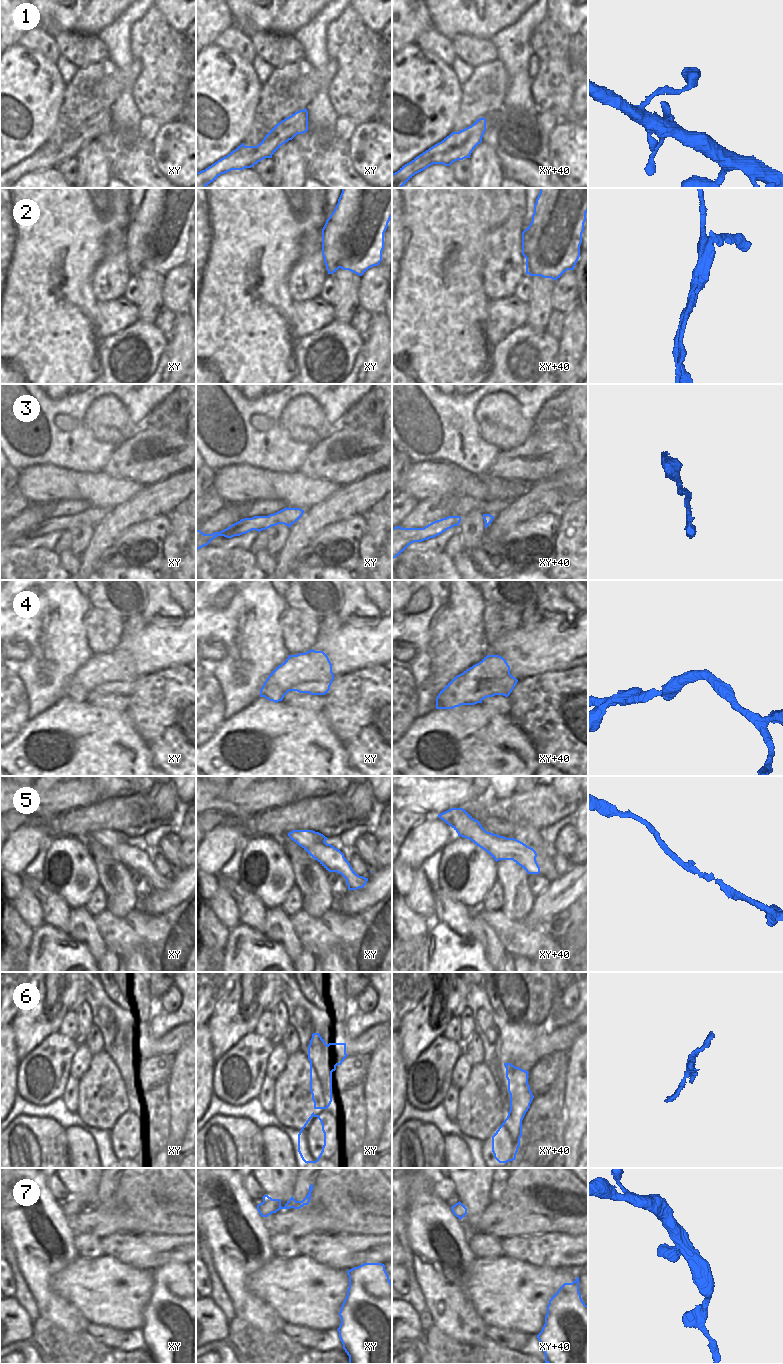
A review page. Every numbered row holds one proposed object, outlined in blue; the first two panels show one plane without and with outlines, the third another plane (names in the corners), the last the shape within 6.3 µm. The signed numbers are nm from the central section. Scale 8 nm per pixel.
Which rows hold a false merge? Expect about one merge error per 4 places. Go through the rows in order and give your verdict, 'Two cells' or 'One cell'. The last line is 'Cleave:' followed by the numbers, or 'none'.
1: One cell
2: Two cells
3: One cell
4: One cell
5: One cell
6: Two cells
7: One cell
Cleave: 2, 6

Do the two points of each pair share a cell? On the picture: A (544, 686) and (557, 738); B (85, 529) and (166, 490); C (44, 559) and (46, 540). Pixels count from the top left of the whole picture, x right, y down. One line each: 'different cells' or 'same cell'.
A: same cell
B: different cells
C: different cells

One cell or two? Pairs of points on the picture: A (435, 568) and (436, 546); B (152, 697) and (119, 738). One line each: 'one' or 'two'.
A: two
B: two

